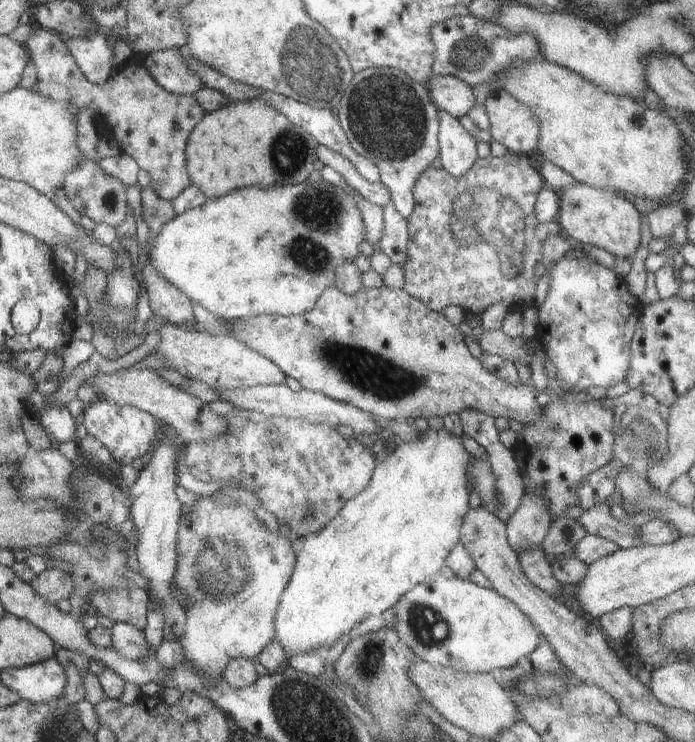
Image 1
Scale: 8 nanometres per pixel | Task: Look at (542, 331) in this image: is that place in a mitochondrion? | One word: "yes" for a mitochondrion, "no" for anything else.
no

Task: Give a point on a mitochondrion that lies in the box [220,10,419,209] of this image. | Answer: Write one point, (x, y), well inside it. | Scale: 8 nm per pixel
(309, 66)

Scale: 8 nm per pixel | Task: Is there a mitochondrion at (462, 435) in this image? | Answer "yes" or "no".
no

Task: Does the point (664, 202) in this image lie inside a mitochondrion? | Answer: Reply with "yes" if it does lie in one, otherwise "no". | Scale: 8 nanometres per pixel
no

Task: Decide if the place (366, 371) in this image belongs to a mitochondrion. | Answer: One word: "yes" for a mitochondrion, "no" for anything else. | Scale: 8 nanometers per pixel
yes

